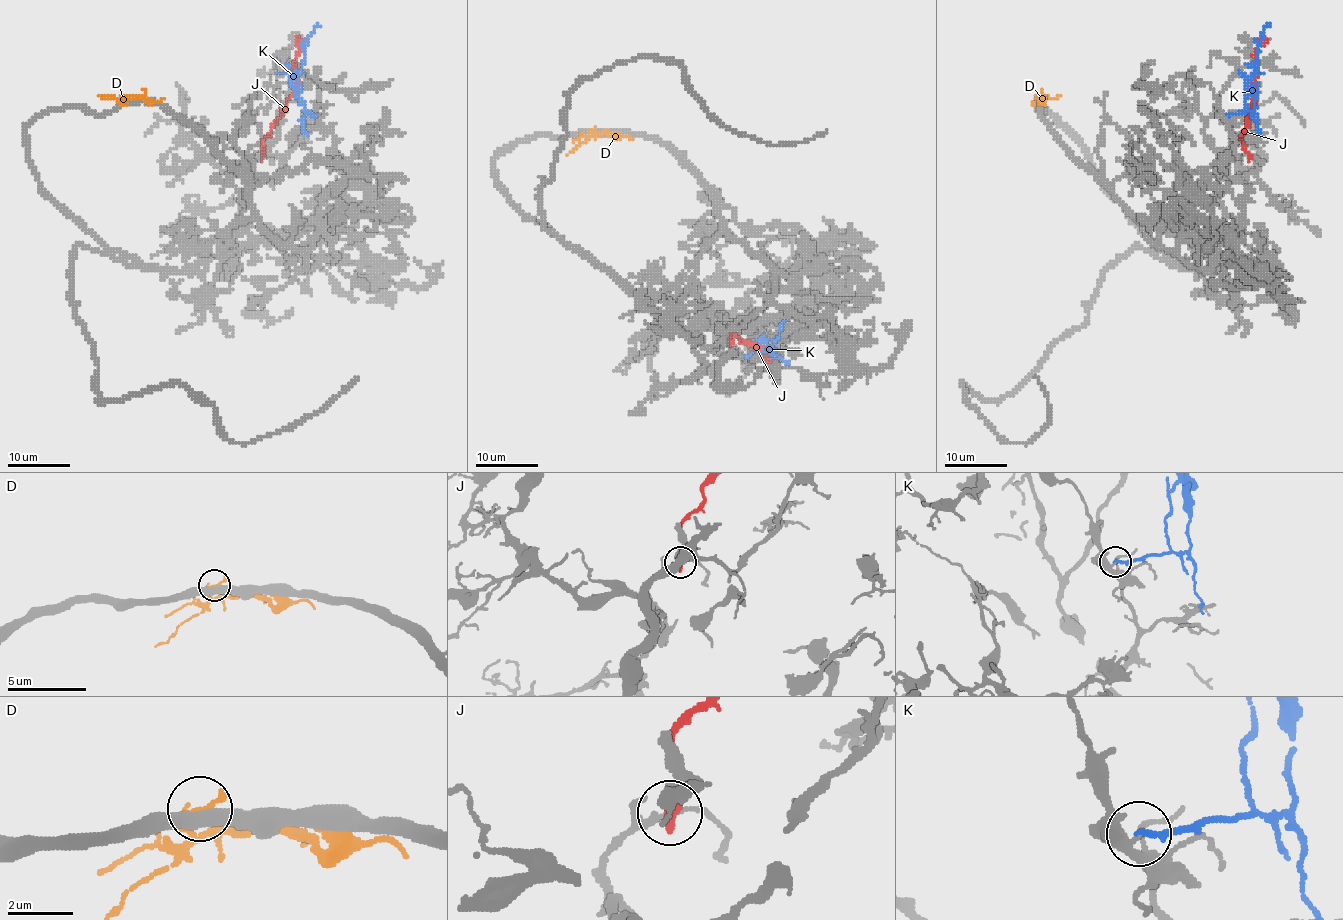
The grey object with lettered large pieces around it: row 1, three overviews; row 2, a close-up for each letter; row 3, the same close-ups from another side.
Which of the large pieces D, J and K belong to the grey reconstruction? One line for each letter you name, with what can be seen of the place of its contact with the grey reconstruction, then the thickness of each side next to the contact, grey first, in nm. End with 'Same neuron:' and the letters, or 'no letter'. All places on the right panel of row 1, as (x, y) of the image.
Same neuron: no letter

